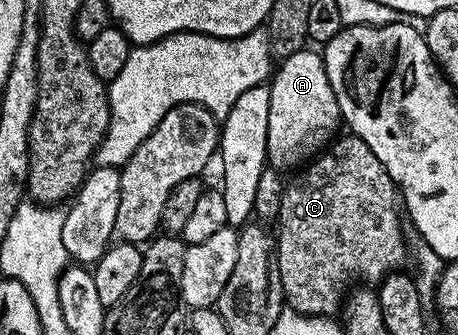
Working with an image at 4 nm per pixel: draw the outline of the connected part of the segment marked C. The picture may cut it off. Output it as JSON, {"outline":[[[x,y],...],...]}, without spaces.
{"outline":[[[352,134],[343,136],[334,139],[304,171],[297,174],[302,176],[284,185],[283,202],[275,221],[275,267],[281,279],[283,300],[292,311],[302,312],[304,316],[336,317],[342,311],[350,285],[373,282],[369,280],[380,282],[389,273],[398,271],[404,265],[401,263],[407,260],[399,192],[393,179],[387,174],[383,162],[375,158],[367,142]]]}

